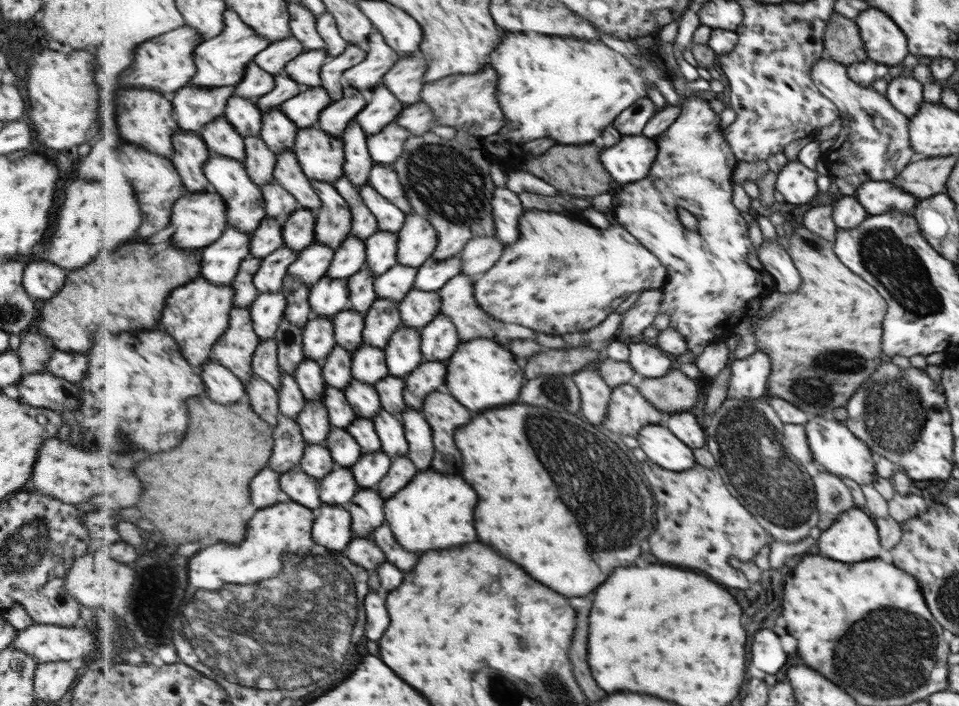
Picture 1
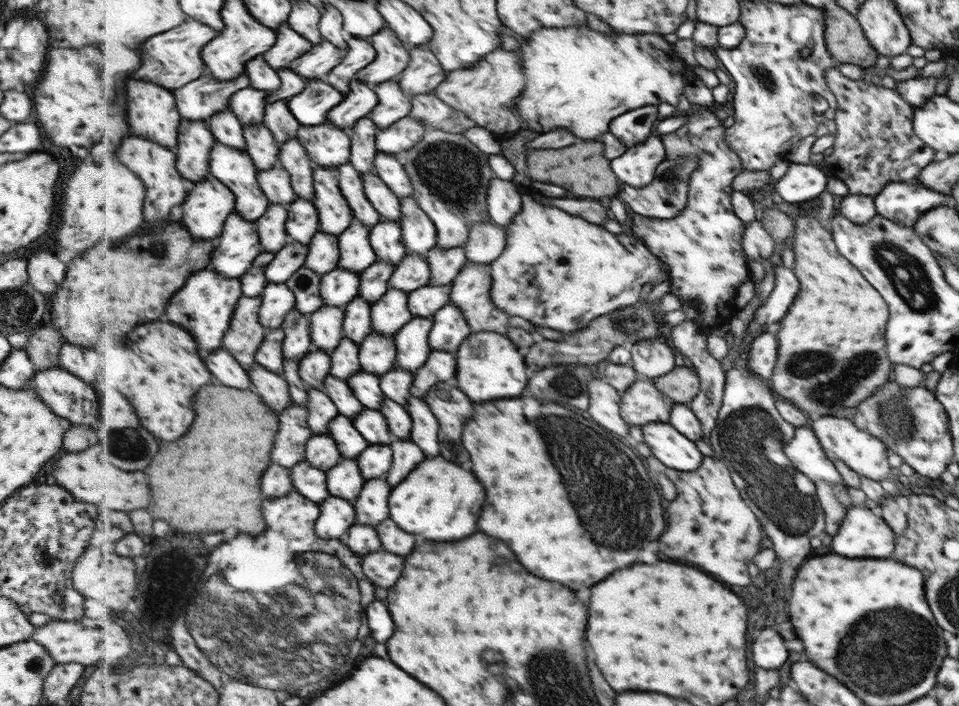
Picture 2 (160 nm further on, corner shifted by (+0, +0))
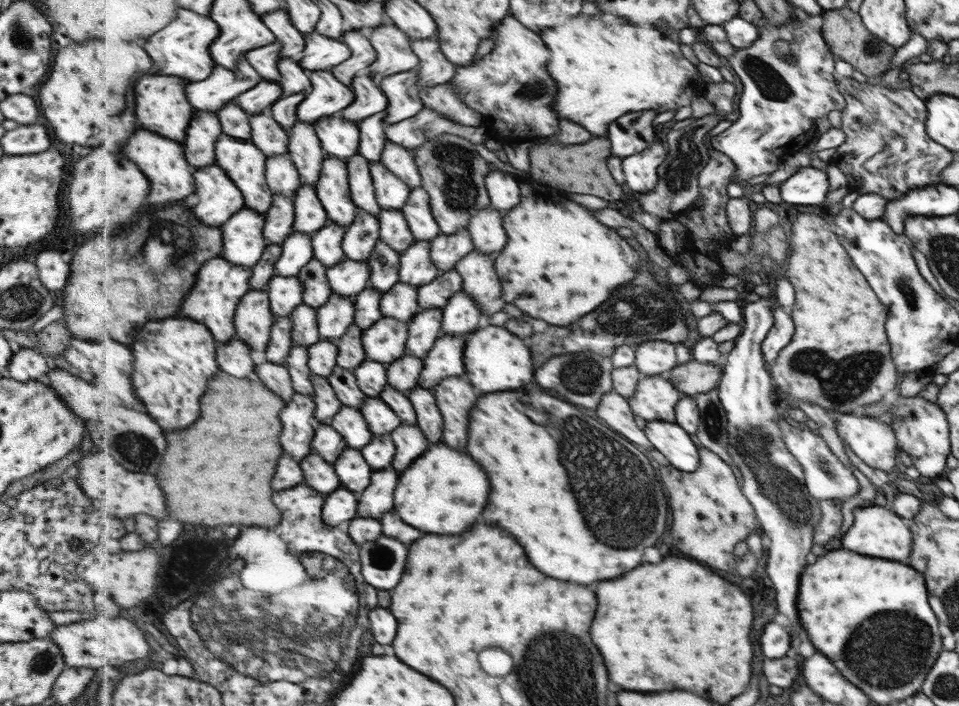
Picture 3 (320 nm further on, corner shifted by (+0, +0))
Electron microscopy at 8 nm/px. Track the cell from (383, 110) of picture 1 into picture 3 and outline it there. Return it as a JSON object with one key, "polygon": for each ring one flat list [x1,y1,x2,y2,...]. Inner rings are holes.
{"polygon":[[413,69,389,75,379,84,383,94,389,98,386,125,413,118,425,108,417,81,419,81,418,69]]}

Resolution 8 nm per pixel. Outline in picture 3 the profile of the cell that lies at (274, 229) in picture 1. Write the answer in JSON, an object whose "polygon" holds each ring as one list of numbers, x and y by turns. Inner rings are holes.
{"polygon":[[275,194,271,209,266,212,264,235,269,245,282,245,295,230,296,203,294,197]]}

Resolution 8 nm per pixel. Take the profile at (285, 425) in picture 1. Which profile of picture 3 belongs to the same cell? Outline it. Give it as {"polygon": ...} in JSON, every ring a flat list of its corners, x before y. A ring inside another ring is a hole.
{"polygon":[[295,393,293,400,281,414,285,430,281,442,285,442,285,452,295,460,303,460,313,452,312,442,316,436,316,400,311,395]]}

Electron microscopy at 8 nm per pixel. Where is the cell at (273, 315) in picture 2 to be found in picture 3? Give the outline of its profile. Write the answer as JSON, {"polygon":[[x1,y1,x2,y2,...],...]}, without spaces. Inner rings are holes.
{"polygon":[[275,276,267,286,267,291,272,300,272,311,277,319,281,317,288,317,293,314,293,311,304,304,304,284,301,279,297,277]]}

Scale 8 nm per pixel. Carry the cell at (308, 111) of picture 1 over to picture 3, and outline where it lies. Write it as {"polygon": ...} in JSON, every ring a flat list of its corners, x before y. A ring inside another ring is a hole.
{"polygon":[[309,71,313,89,299,105,297,116,301,122,315,124,323,118,341,114,355,102,355,94,335,78,333,71]]}

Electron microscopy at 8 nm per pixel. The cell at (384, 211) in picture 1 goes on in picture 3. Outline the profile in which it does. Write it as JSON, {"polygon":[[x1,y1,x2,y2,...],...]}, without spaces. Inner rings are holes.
{"polygon":[[372,163,371,172,377,193,377,200,385,210,401,210,411,196,412,188,391,172,385,163]]}

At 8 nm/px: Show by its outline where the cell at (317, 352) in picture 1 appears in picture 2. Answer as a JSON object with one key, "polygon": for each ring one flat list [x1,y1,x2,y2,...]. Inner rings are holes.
{"polygon":[[325,304,309,317,312,320,312,339,315,348,325,352,334,351,341,339,346,337,344,331,346,310]]}

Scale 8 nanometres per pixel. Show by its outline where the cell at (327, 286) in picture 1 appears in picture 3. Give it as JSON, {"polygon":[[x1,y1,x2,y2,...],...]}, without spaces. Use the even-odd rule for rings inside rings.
{"polygon":[[346,258,327,271,334,293,355,298,370,285,372,268,367,261]]}

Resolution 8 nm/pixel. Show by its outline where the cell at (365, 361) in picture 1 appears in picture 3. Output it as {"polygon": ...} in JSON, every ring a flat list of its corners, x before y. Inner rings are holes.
{"polygon":[[384,316,364,331,362,341,367,358,387,366,399,360,409,352,409,333,409,322]]}

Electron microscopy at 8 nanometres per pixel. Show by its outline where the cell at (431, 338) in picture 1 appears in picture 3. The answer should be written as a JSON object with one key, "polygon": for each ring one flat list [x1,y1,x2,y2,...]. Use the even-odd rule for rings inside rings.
{"polygon":[[456,292,444,306,442,334,456,335,475,332,484,323,480,304,472,294]]}

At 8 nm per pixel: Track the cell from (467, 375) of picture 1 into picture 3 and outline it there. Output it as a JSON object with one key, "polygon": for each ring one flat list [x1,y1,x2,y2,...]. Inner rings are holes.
{"polygon":[[483,324,468,338,465,362,466,366,469,366,465,376,469,376,468,380,473,382,473,386,477,386,477,390,485,394,515,390,533,382,535,378,533,356,529,346,523,342,523,338,515,336,507,327]]}

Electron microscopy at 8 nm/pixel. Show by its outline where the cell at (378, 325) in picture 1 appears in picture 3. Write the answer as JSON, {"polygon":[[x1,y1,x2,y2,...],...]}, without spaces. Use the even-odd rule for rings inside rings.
{"polygon":[[403,281,395,284,388,293,382,294,384,316,410,322,417,313,424,311,418,301,418,291,418,287]]}

